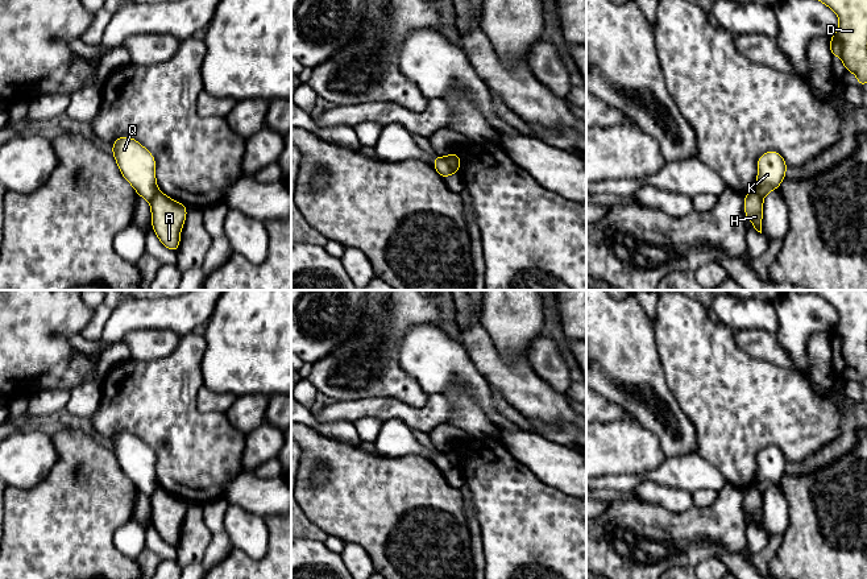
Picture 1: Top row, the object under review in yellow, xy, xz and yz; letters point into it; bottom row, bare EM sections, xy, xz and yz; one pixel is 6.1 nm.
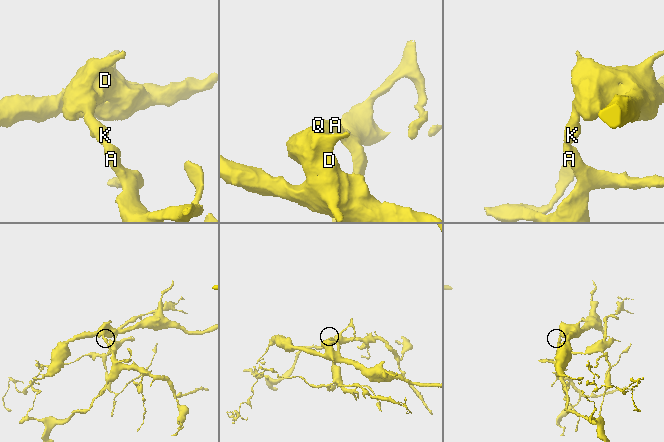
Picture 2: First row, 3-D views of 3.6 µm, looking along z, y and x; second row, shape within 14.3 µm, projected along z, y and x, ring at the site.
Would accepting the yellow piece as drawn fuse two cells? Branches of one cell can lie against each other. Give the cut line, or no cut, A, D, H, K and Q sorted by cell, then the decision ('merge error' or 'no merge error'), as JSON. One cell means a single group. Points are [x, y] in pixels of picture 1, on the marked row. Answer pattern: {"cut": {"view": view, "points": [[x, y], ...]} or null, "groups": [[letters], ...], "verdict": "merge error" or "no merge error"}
{"cut": {"view": "xz", "points": [[444, 157], [455, 172]]}, "groups": [["A", "H"], ["D", "K", "Q"]], "verdict": "merge error"}

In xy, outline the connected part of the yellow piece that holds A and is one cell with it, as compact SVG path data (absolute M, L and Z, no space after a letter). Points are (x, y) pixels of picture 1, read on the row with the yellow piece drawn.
M158 191L150 199L150 210L152 226L159 241L170 251L177 252L187 207Z

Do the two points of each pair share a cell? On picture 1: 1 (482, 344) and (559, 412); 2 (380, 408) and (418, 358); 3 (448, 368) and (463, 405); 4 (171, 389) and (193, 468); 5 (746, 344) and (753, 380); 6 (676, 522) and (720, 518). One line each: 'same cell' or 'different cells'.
1: same cell
2: different cells
3: different cells
4: same cell
5: different cells
6: same cell

